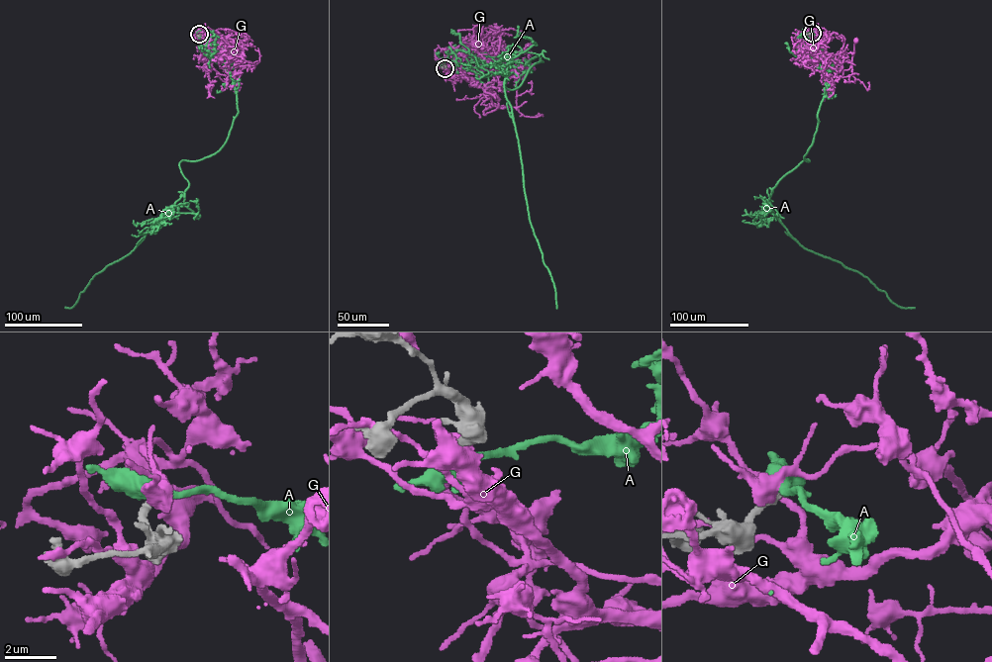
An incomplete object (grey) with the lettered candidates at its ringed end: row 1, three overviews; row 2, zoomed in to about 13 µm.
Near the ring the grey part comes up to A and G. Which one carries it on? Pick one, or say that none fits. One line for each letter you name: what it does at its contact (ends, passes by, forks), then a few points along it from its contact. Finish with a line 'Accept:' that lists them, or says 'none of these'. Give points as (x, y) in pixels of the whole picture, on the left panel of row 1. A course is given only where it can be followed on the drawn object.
Accept: none of these

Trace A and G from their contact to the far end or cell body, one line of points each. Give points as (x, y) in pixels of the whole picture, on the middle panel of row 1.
A: (445, 67), (473, 57), (521, 67), (544, 61), (508, 89), (510, 54), (504, 86), (556, 309)
G: (445, 68), (452, 72), (461, 71), (496, 96), (498, 107), (483, 115), (486, 106), (490, 105)

